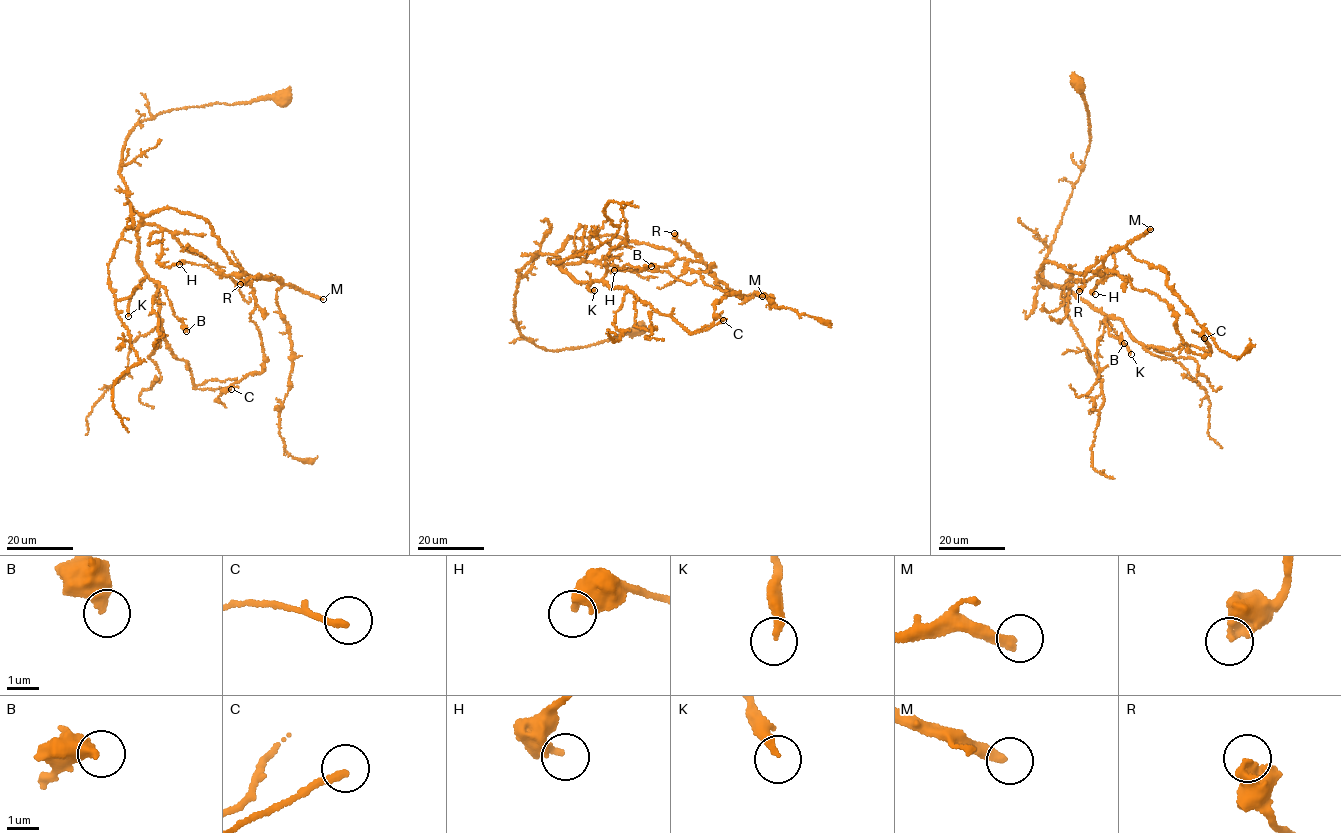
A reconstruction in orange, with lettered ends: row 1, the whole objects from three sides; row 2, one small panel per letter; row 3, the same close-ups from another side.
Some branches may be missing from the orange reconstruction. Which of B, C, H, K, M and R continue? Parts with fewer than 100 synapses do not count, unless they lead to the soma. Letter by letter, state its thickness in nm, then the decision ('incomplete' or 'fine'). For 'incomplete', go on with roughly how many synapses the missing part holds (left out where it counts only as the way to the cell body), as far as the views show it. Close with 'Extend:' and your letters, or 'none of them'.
B: 420 nm thick; fine
C: 200 nm thick; fine
H: 260 nm thick; fine
K: 240 nm thick; fine
M: 320 nm thick; incomplete; about 160 synapses
R: 420 nm thick; fine
Extend: M

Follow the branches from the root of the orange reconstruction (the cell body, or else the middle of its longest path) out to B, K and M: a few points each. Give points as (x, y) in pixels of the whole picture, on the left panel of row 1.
B: (282, 96), (164, 111), (138, 123), (126, 139), (118, 172), (141, 218), (136, 256), (165, 288), (186, 331)
K: (282, 96), (174, 108), (130, 132), (118, 172), (141, 218), (136, 256), (146, 276), (128, 316)
M: (282, 96), (142, 121), (119, 174), (145, 224), (171, 232), (221, 274), (278, 280), (323, 299)

